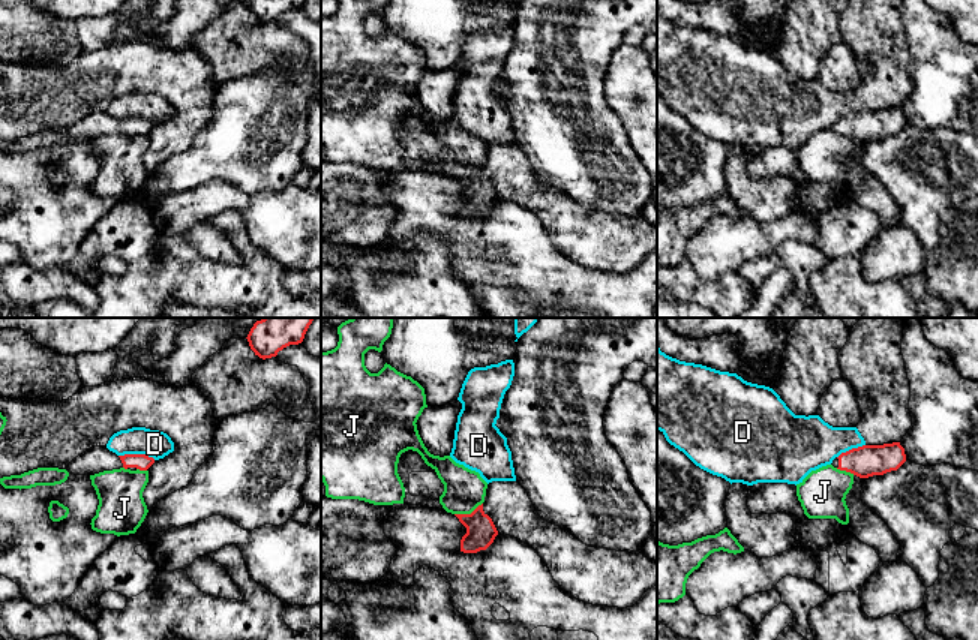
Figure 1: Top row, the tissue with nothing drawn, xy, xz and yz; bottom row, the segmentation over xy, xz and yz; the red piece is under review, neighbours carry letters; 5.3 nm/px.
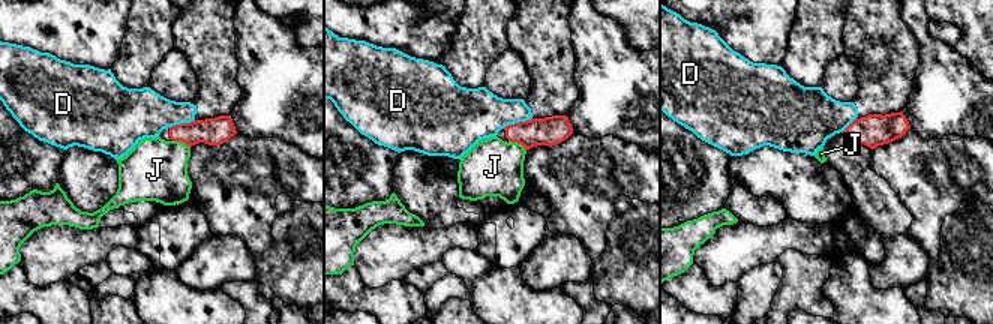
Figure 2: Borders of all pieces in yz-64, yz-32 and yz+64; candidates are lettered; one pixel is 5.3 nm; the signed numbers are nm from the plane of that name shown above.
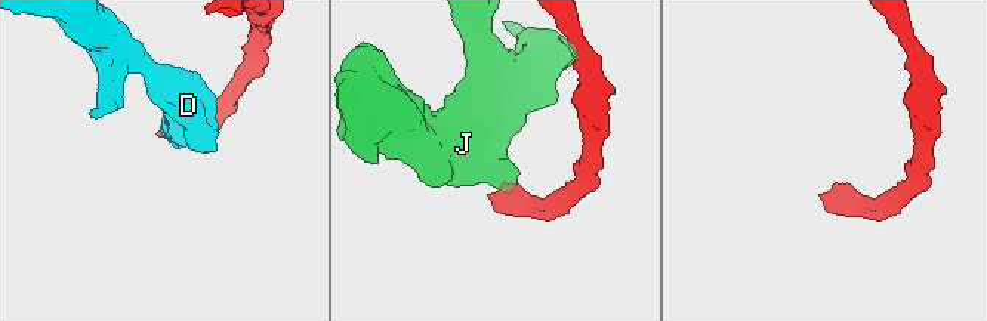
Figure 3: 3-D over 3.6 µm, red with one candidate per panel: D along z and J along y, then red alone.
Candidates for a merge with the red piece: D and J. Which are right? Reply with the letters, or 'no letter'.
no letter

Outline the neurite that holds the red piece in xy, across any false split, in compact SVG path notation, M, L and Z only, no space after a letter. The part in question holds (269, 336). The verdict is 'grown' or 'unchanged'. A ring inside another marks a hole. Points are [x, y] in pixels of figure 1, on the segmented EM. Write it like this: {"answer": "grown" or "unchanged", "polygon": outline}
{"answer": "unchanged", "polygon": "M262 318L254 324L246 339L255 355L262 360L272 358L284 348L302 343L314 319Z"}

